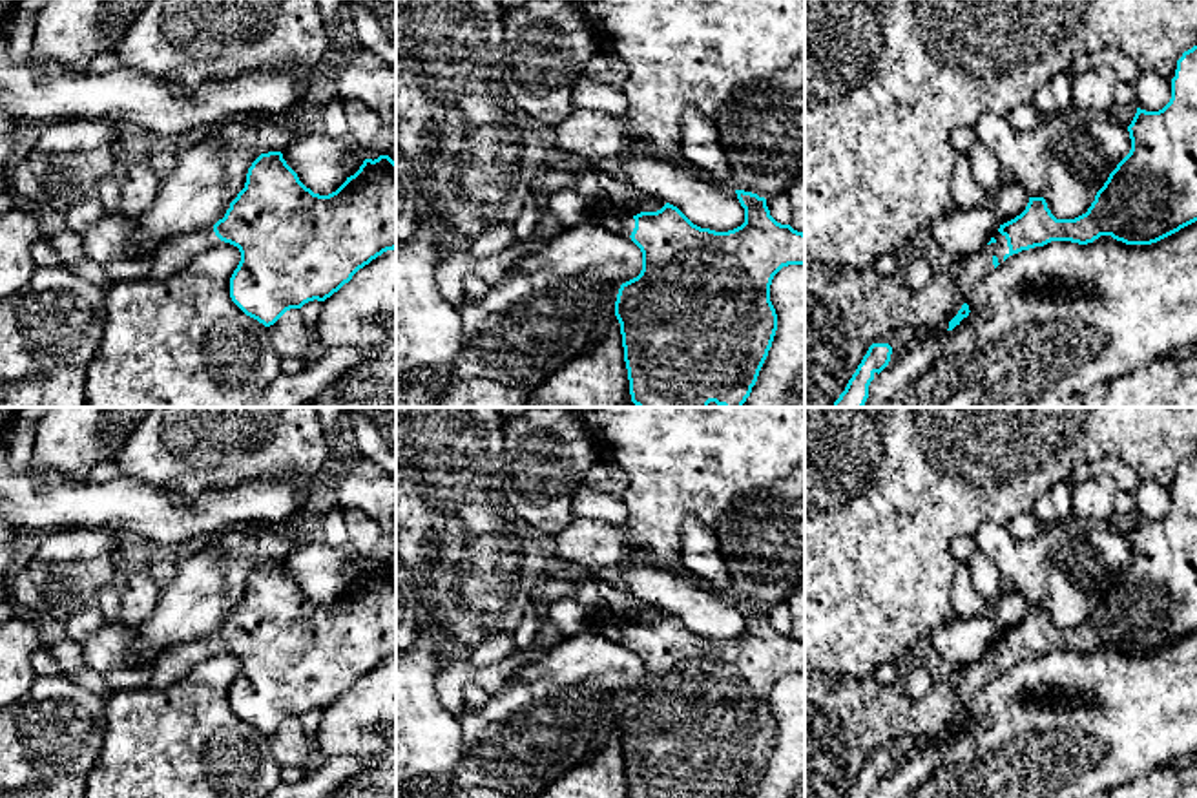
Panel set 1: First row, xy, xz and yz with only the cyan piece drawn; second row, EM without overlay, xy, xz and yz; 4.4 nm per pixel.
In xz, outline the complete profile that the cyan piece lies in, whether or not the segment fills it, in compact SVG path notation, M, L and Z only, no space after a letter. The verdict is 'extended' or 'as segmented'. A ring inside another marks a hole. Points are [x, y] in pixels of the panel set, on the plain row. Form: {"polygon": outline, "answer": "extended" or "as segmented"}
{"polygon": "M744 599L735 603L744 617L744 632L728 641L701 637L670 612L657 621L637 625L613 612L586 615L586 628L630 645L642 661L640 683L620 694L615 710L630 798L752 798L755 794L777 740L770 694L783 676L805 674L805 643L777 632L765 606Z", "answer": "extended"}

